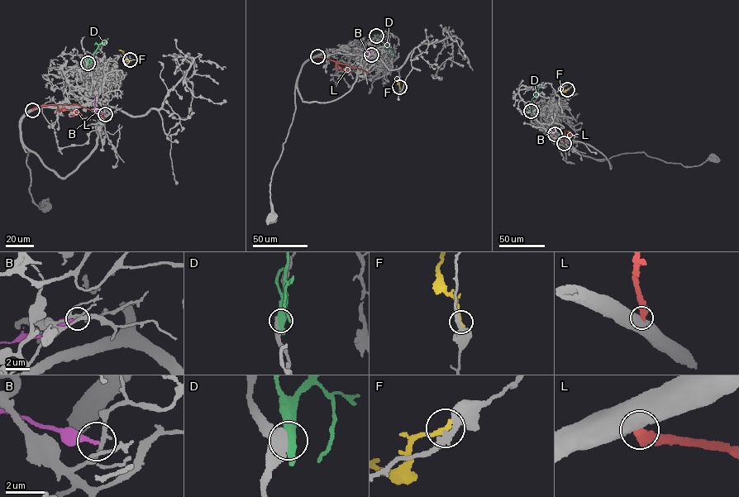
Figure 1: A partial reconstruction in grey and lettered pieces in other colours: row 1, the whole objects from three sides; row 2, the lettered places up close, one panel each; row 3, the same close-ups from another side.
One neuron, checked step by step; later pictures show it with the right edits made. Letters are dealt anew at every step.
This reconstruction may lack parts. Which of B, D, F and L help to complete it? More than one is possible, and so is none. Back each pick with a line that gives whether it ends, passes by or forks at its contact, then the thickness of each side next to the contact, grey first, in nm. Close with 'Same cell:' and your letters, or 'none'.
Same cell: none

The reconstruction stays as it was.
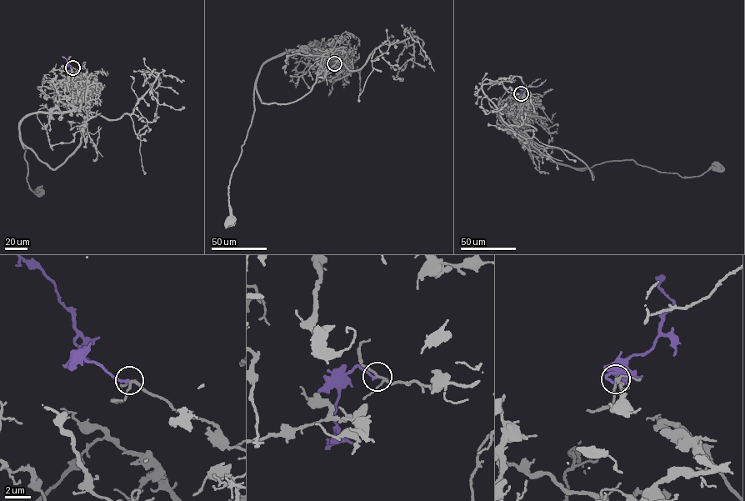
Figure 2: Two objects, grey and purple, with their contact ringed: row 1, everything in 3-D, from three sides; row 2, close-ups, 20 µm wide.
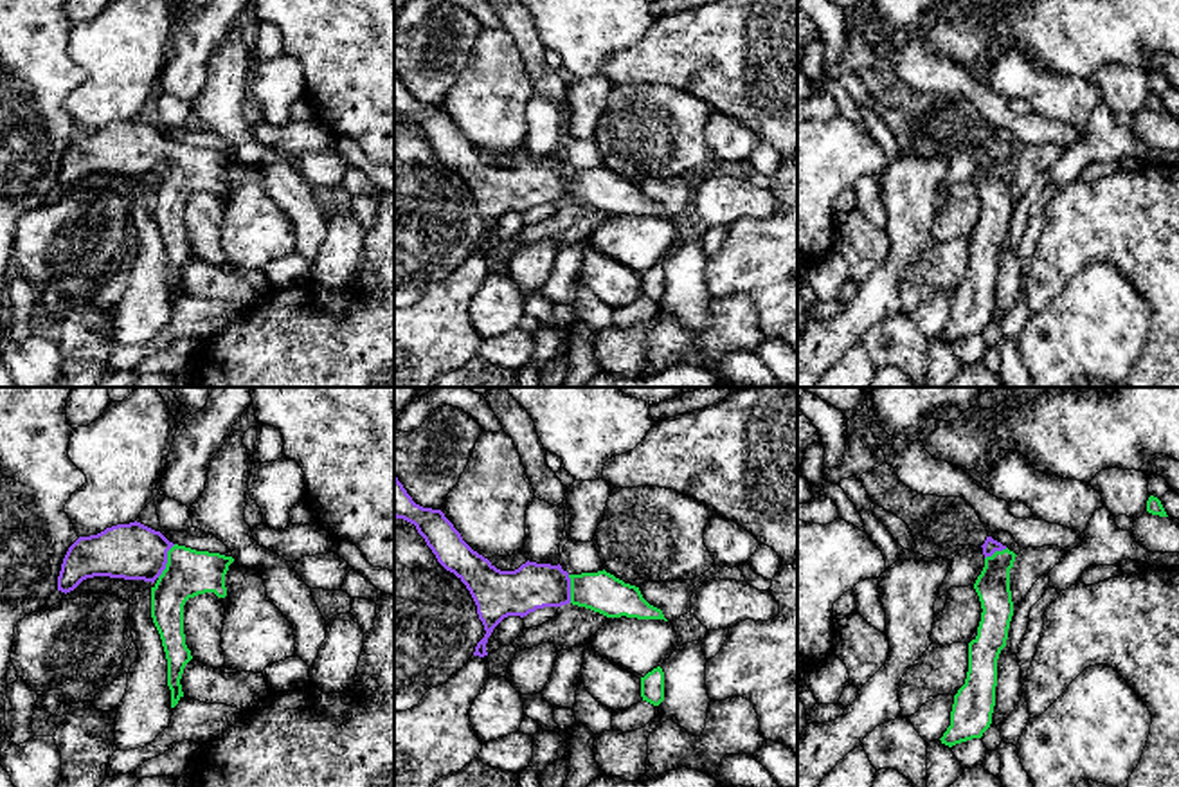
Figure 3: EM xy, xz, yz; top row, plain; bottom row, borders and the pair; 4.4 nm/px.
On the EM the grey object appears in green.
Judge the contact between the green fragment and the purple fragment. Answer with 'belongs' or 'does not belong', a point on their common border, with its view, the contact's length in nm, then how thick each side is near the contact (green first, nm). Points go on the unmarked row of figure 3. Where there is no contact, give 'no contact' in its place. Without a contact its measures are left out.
belongs; contact xy (168, 157); length 170 nm; calibres 220 and 260 nm

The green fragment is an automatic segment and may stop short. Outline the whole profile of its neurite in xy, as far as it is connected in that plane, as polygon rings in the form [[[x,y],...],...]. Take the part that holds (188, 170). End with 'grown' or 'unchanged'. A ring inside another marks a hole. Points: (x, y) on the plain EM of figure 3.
[[[135,117],[79,133],[63,155],[58,187],[67,191],[94,173],[151,178],[151,214],[166,249],[175,304],[184,294],[184,265],[193,256],[185,241],[184,202],[205,189],[225,194],[225,171],[232,158],[232,153],[173,140],[160,128]]] | grown

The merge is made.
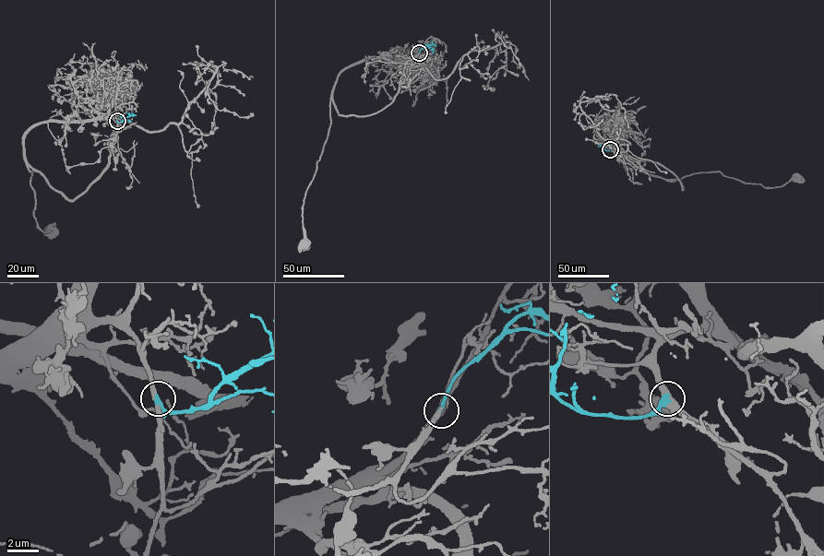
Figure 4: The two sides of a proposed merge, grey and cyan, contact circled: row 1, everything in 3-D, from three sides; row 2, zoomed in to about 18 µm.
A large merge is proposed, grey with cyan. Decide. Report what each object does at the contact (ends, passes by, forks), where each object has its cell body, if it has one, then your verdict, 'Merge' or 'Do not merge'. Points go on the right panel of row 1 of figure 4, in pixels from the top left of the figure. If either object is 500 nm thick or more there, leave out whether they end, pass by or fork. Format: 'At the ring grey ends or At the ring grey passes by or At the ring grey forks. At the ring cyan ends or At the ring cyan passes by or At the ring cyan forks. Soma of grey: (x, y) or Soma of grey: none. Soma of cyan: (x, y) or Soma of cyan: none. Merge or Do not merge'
At the ring grey passes by. At the ring cyan ends. Soma of grey: (797, 180). Soma of cyan: none. Merge

